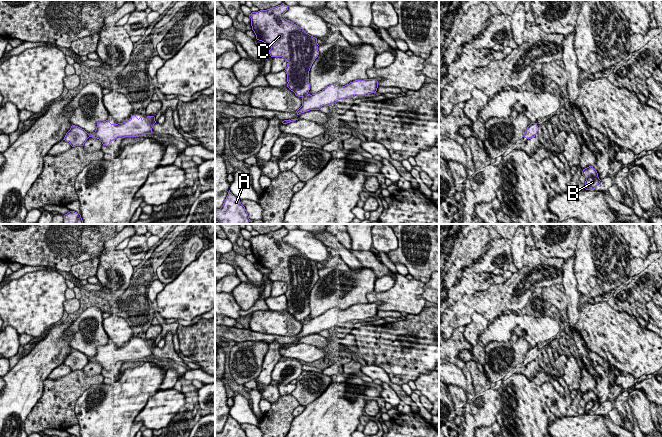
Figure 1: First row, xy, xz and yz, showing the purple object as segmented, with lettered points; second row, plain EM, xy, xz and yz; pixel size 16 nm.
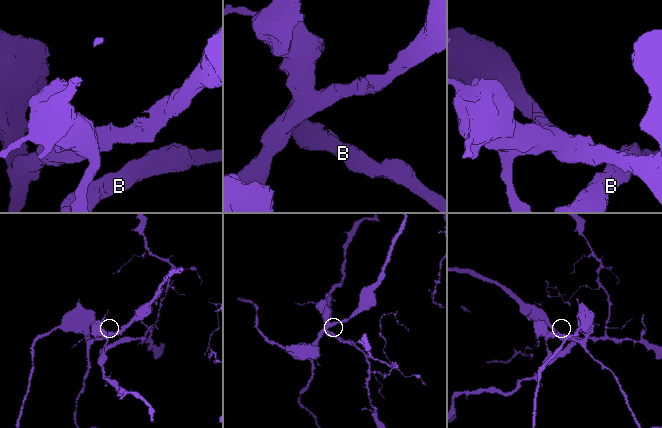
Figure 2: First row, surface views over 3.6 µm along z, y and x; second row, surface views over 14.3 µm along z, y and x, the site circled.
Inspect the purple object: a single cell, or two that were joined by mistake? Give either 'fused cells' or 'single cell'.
single cell

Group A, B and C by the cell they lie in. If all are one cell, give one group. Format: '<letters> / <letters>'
A B C

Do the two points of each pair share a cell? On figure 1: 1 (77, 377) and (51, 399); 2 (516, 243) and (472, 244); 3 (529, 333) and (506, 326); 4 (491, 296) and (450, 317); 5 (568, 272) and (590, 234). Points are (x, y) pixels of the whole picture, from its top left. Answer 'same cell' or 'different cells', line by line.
1: same cell
2: different cells
3: same cell
4: same cell
5: different cells

